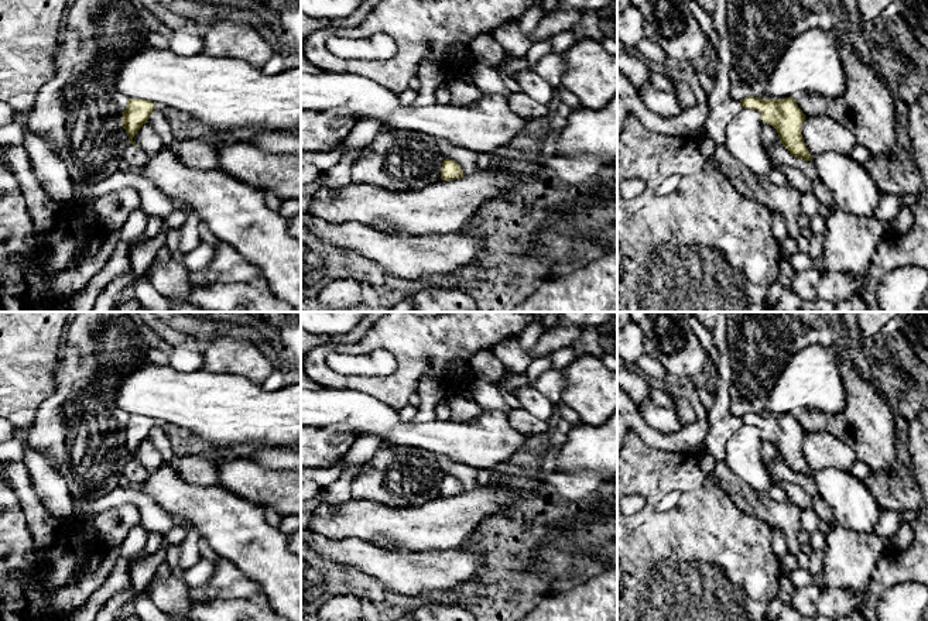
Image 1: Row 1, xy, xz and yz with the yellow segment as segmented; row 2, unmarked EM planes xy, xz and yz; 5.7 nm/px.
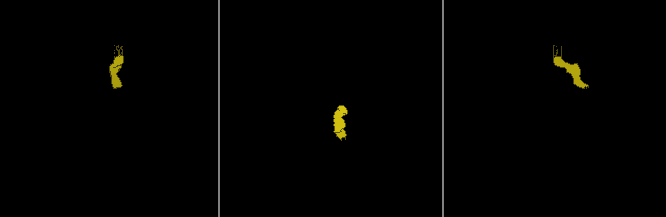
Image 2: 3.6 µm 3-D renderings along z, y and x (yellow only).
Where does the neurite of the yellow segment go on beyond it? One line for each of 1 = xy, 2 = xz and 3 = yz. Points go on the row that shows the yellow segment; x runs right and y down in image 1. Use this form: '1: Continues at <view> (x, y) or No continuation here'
1: No continuation here
2: No continuation here
3: No continuation here

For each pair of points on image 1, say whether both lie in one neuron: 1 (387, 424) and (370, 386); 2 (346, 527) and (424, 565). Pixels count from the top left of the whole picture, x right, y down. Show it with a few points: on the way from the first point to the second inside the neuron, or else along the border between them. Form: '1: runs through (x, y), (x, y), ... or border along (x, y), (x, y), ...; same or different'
1: border along (345, 388), (369, 394), (397, 411); different
2: border along (403, 546), (411, 551), (437, 548); different

